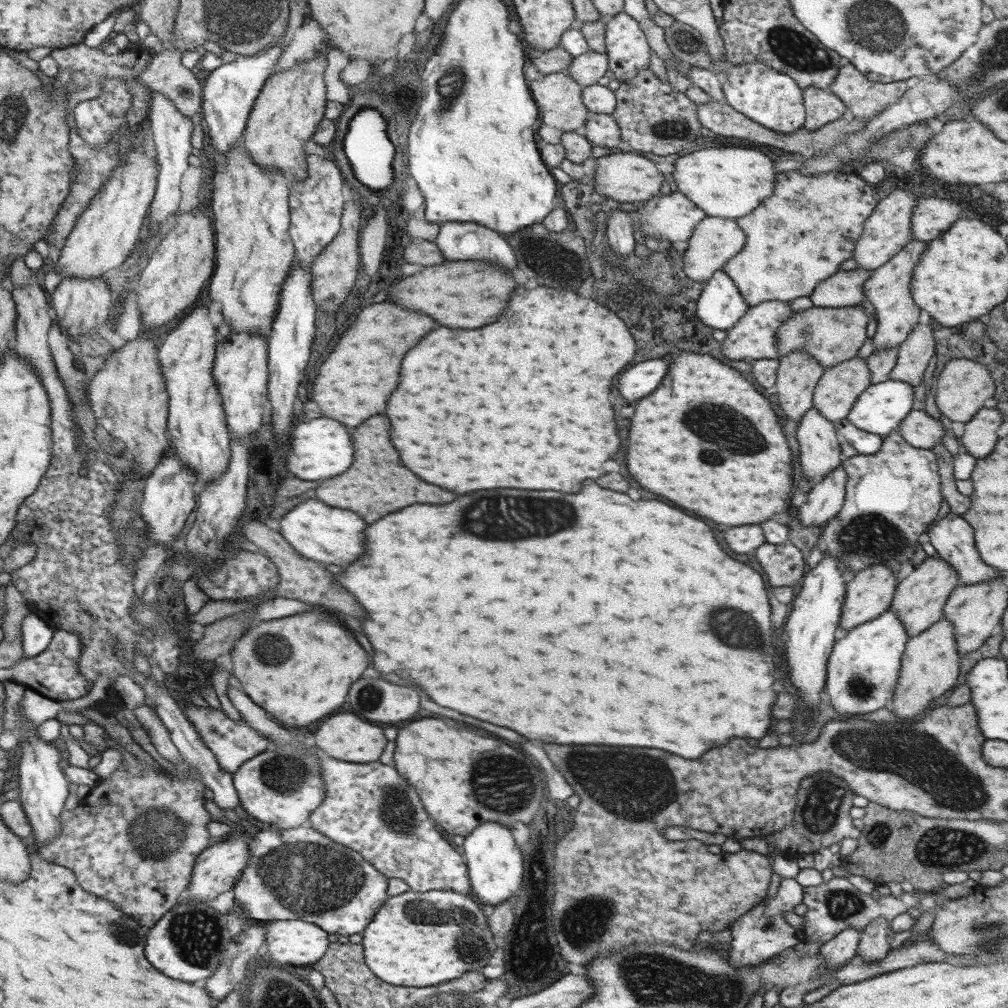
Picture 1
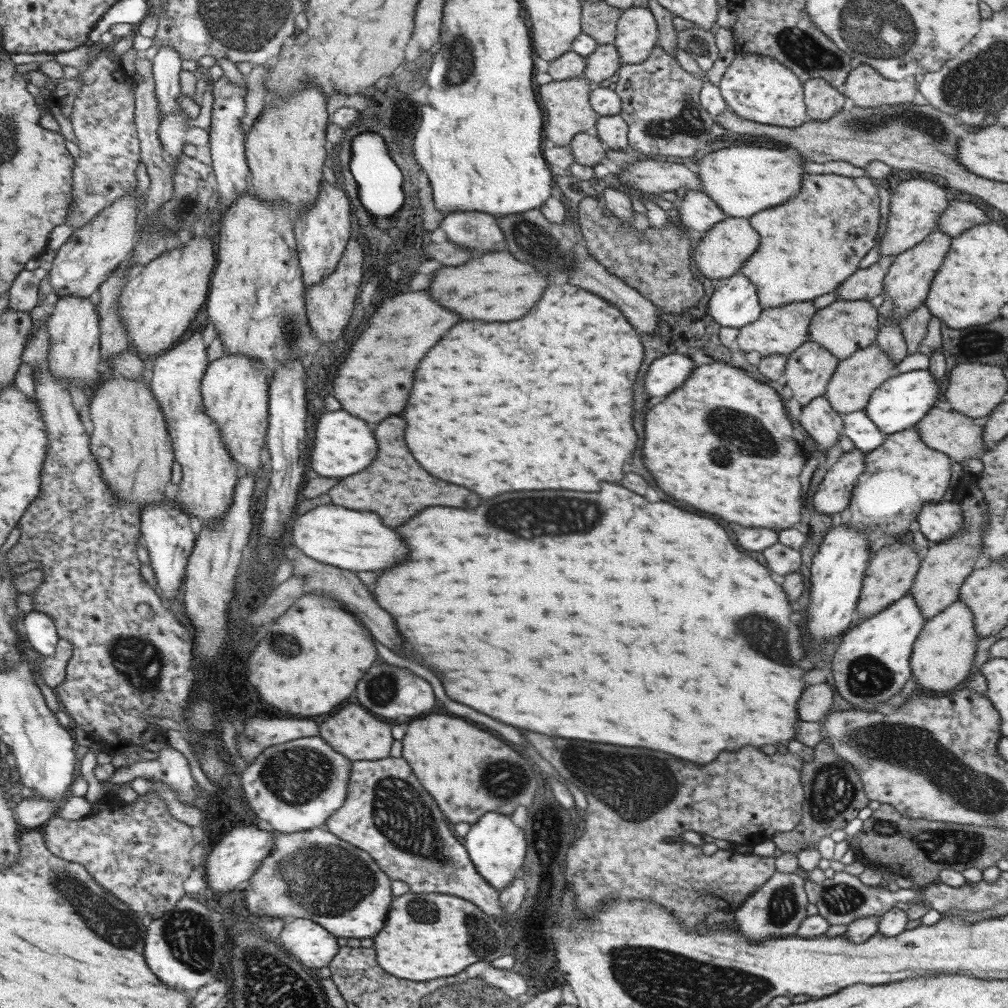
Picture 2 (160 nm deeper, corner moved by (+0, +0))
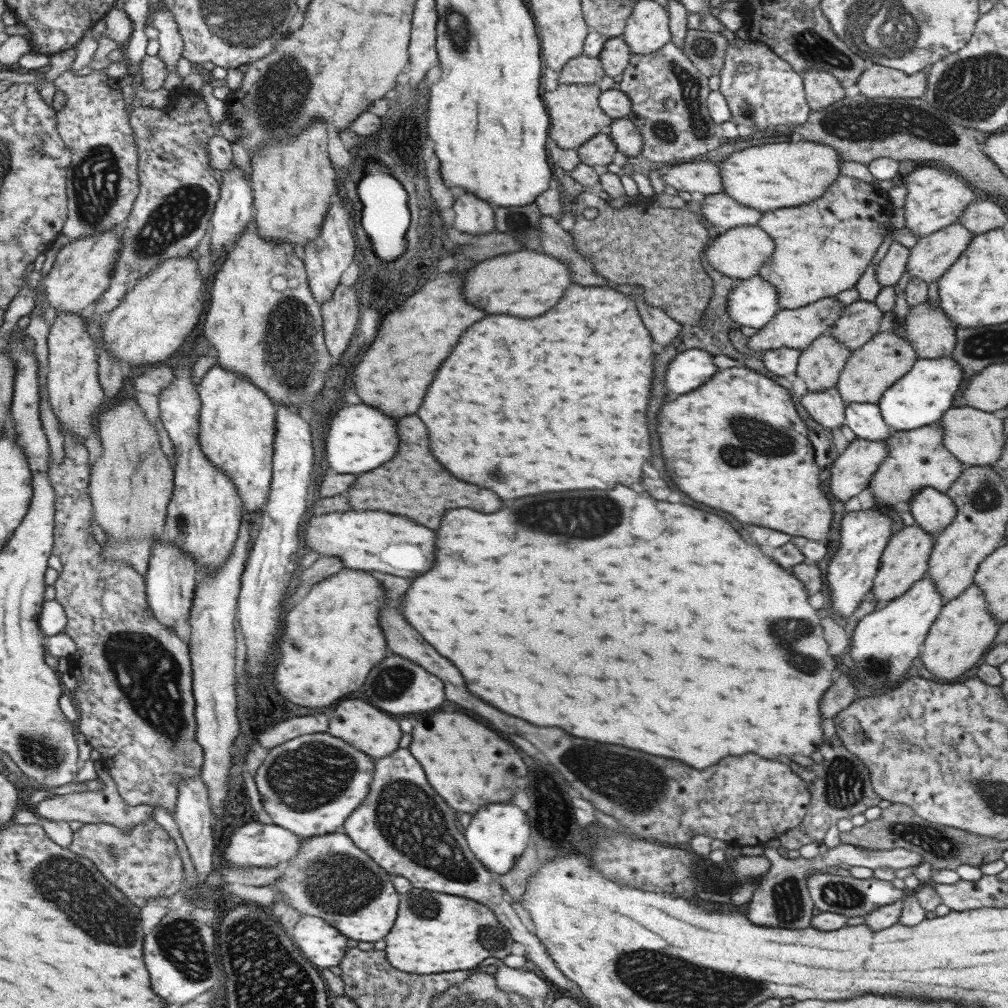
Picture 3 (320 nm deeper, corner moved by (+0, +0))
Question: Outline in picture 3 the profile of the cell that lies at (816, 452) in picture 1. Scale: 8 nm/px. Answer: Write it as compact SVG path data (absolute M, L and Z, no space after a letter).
M835 387L822 391L807 391L800 403L809 416L825 428L839 428L844 424L844 403Z

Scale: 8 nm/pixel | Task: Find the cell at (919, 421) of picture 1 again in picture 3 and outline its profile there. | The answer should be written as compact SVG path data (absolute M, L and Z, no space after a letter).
M968 406L948 408L936 424L942 428L943 446L965 466L993 464L1000 457L1007 437L1001 418Z

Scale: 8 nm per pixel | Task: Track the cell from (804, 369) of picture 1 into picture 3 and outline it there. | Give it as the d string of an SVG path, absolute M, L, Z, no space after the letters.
M819 335L800 351L794 373L806 384L806 390L822 391L836 386L850 350L834 336Z

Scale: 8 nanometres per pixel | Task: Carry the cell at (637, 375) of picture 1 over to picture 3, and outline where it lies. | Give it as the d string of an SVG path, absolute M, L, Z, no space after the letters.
M685 350L677 354L665 372L665 388L673 394L691 392L715 374L717 368L711 364L711 354L703 350Z

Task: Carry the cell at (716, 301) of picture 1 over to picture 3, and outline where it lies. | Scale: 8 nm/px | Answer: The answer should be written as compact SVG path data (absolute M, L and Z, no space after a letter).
M759 275L736 280L736 285L727 295L726 308L730 319L740 326L760 329L781 309L775 287Z

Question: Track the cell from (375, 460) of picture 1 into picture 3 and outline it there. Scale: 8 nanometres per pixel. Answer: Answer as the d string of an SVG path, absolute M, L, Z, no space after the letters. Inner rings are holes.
M417 416L401 418L397 422L397 432L399 432L397 454L389 462L385 462L381 468L361 474L355 480L355 484L345 492L353 510L381 510L381 512L391 512L399 516L409 514L407 516L409 520L421 526L427 526L431 530L437 530L437 524L441 522L443 512L449 508L469 508L471 506L477 512L495 512L497 508L501 508L501 500L493 496L493 492L485 488L477 488L473 484L469 486L457 478L453 480L453 476L449 476L449 472L445 472L445 468L441 468L437 460L433 460L433 456L429 454L425 426L421 424ZM371 478L377 484L375 490L371 490ZM403 508L405 508L405 514L403 514Z

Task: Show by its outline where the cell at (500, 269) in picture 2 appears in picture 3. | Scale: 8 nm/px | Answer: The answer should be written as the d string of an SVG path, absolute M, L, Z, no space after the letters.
M524 248L517 252L507 252L491 260L479 262L471 272L467 272L463 282L465 300L479 310L489 310L489 314L511 314L519 318L533 318L545 314L563 290L569 286L570 272L567 264L551 258L548 254Z

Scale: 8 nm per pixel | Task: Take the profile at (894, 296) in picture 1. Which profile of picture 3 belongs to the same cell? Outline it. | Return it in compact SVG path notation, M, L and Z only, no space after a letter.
M955 222L948 227L940 228L931 234L919 237L915 245L909 248L910 253L907 256L907 263L905 263L905 270L909 273L909 281L917 279L928 284L939 278L941 272L945 272L951 264L957 261L973 236L974 234L969 232L967 228Z

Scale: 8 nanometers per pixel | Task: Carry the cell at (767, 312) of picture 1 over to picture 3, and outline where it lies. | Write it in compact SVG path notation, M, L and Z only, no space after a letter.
M825 297L801 308L780 309L765 326L747 338L747 346L754 351L768 351L781 347L804 350L819 335L827 334L838 316L841 316L842 308L844 304L837 301L835 297Z

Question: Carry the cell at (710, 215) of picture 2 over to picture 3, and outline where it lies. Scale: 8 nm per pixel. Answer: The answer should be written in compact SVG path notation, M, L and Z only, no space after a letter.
M723 193L705 195L701 201L701 218L713 226L725 229L737 226L753 226L759 222L762 212L739 204Z

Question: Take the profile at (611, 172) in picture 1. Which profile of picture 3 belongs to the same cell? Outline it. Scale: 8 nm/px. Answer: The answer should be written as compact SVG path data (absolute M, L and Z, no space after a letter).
M707 160L683 162L664 167L662 181L663 186L668 185L677 192L715 195L723 191L717 163Z

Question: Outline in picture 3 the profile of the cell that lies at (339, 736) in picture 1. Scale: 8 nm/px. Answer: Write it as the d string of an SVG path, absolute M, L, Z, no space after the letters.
M343 700L333 710L333 718L329 718L326 732L345 744L353 746L357 752L363 752L372 759L376 759L391 755L397 748L397 742L401 736L397 722L398 718L378 708L373 708L371 704L367 704L363 700Z

